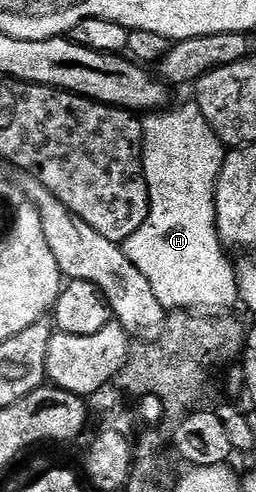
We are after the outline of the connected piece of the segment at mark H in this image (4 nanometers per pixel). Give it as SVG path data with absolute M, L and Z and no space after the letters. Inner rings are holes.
M188 102L181 108L171 108L152 110L143 117L148 217L122 247L130 262L142 270L146 282L150 282L158 302L162 302L166 310L232 310L240 298L236 269L233 261L228 261L224 254L226 250L216 229L216 183L224 165L226 146L216 137L196 103Z

